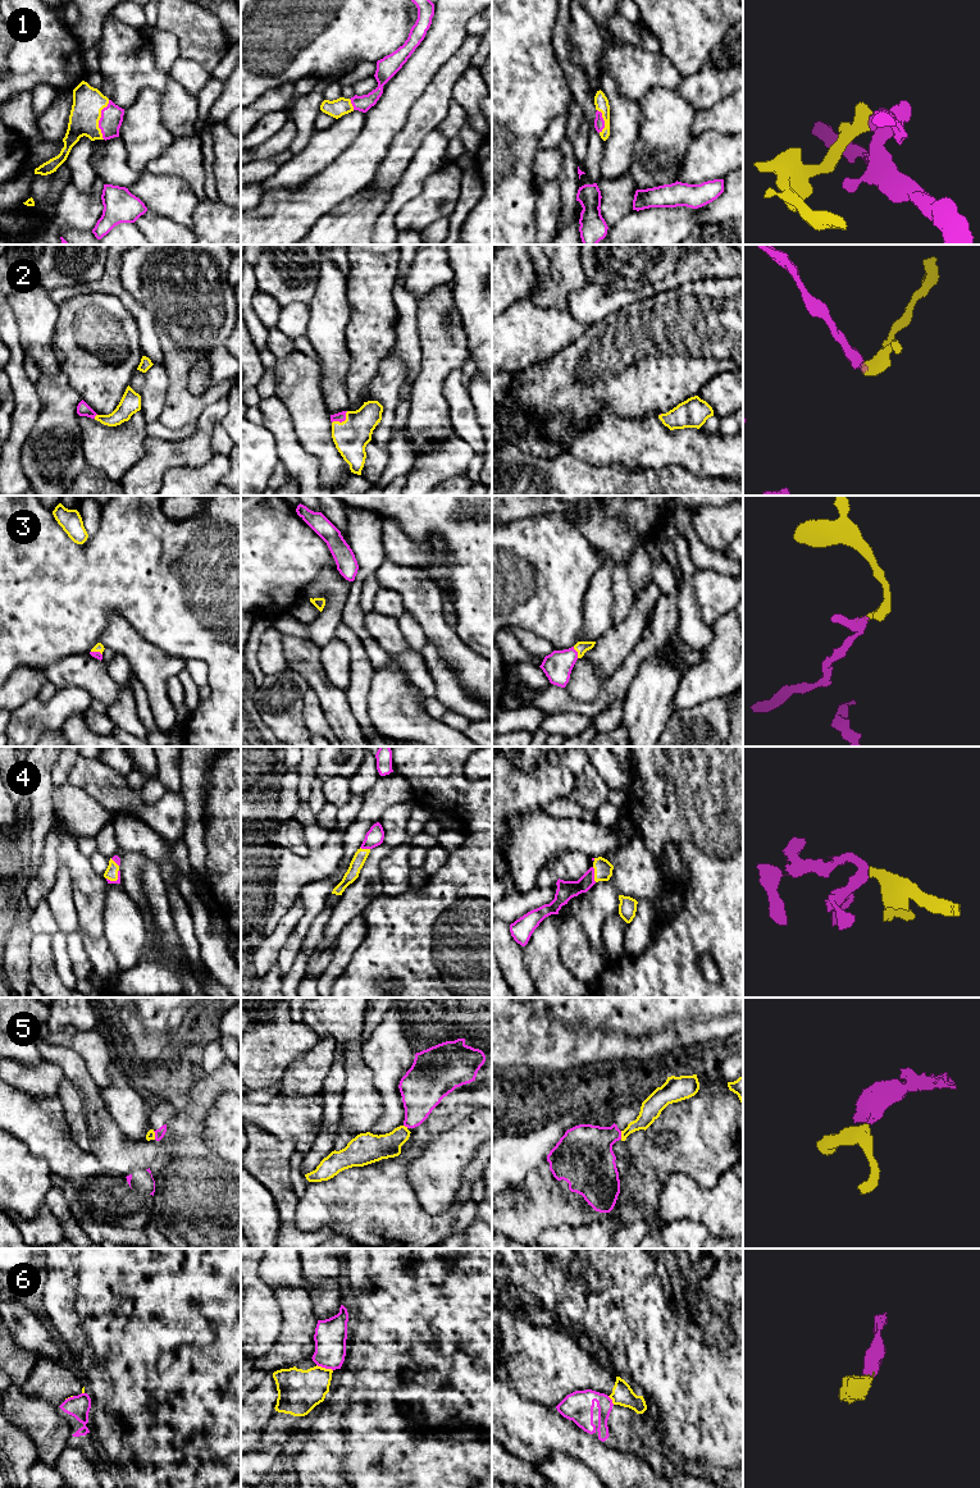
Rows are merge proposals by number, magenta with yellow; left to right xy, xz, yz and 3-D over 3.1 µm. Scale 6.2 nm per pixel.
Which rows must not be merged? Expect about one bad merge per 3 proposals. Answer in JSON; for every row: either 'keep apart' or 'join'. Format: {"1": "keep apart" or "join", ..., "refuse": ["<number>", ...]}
{"1": "join", "2": "join", "3": "join", "4": "join", "5": "keep apart", "6": "keep apart", "refuse": ["5", "6"]}

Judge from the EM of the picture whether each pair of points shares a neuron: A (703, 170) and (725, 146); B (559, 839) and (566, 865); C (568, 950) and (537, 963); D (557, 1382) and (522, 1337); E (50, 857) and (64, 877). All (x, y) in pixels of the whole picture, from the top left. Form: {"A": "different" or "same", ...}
{"A": "same", "B": "different", "C": "different", "D": "same", "E": "different"}

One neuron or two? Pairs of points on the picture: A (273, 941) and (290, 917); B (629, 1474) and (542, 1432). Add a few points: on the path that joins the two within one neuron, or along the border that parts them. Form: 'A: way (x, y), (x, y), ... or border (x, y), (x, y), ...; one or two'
A: way (279, 935), (286, 923); one
B: way (607, 1463), (587, 1448), (578, 1448), (564, 1436); one

